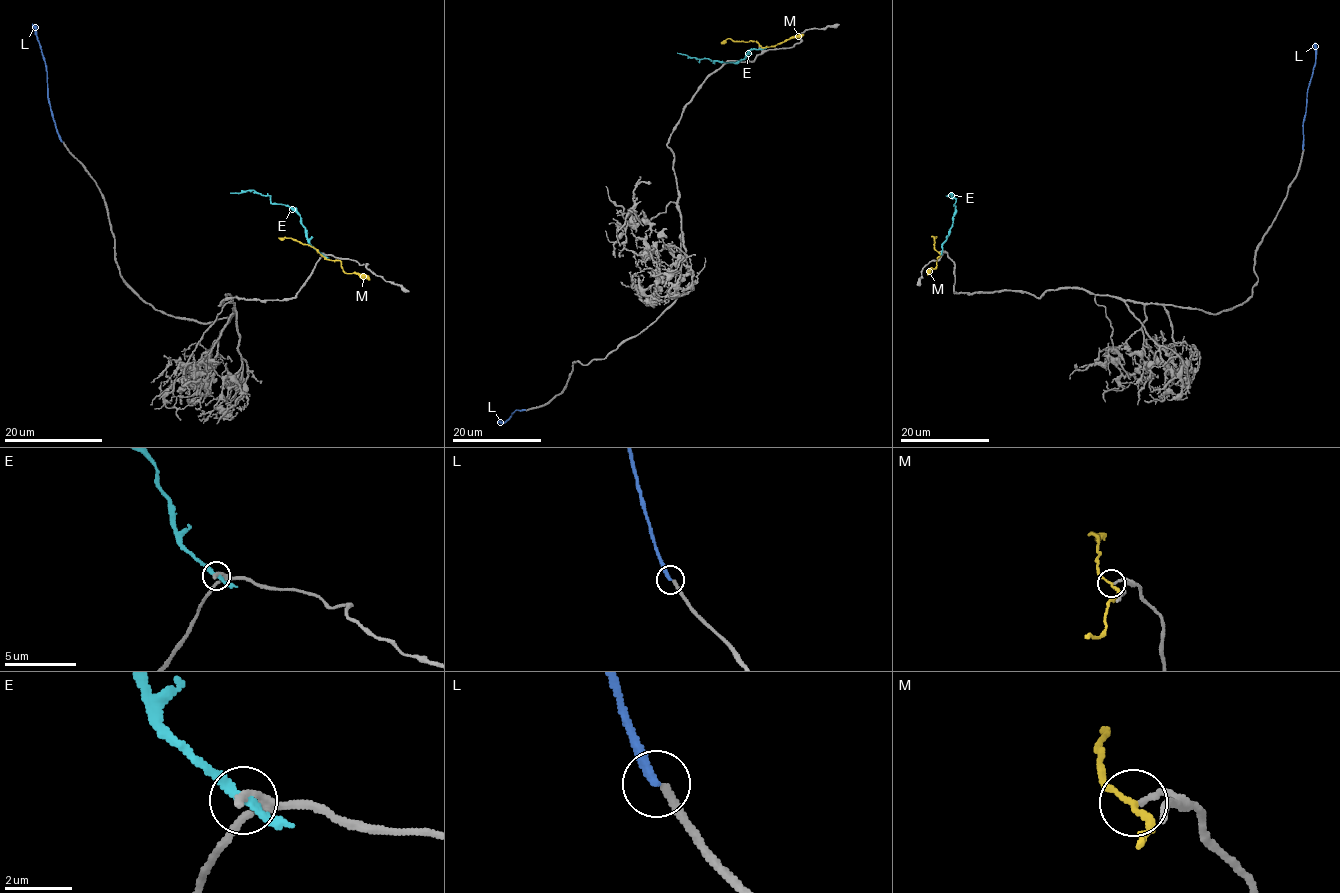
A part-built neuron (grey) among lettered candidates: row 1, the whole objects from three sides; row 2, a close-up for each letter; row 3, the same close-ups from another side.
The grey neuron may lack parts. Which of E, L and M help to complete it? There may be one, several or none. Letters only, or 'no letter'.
M

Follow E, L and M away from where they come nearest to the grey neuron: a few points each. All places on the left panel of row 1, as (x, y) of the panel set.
E: (321, 254), (309, 242), (302, 219), (288, 206), (273, 204), (270, 196), (252, 190), (230, 193)
L: (62, 141), (48, 101), (47, 71), (32, 23)
M: (320, 254), (341, 263), (346, 273), (363, 274), (369, 280)

